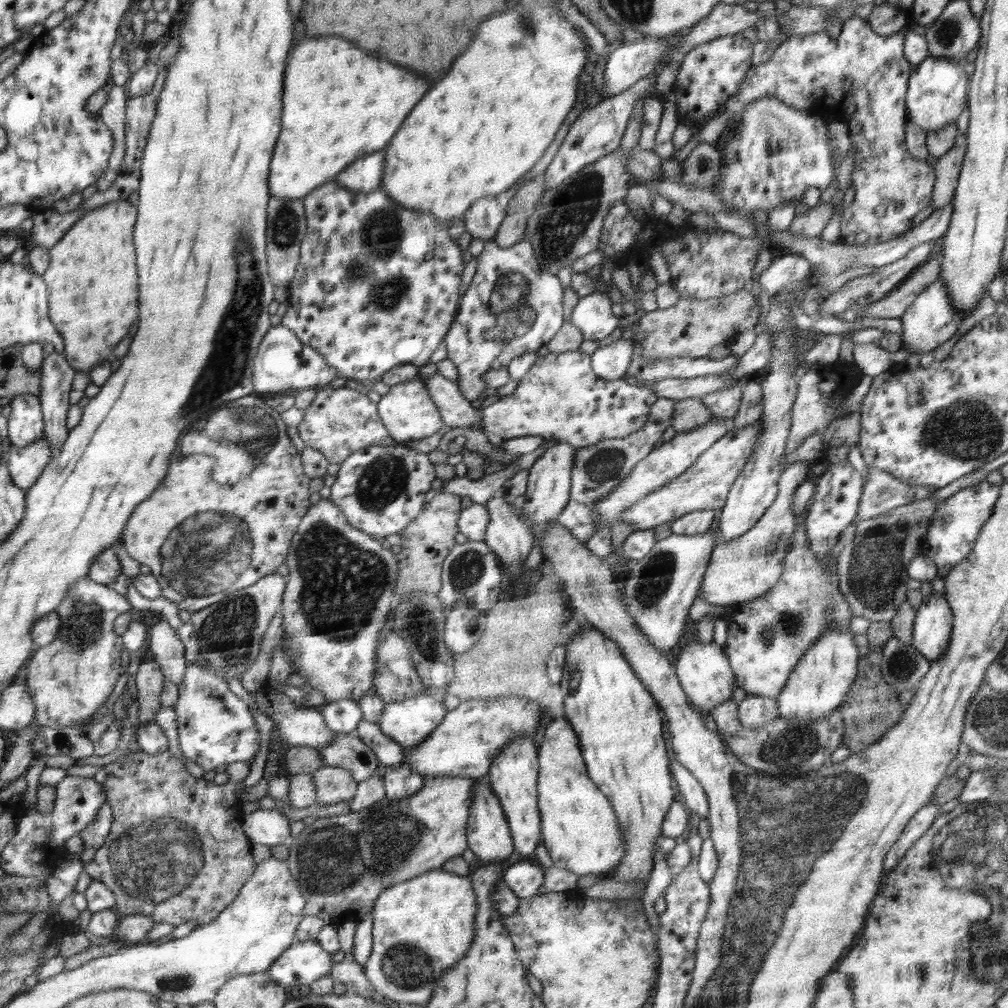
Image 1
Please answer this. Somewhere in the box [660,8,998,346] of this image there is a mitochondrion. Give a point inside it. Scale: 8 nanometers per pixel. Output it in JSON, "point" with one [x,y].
{"point":[948,35]}

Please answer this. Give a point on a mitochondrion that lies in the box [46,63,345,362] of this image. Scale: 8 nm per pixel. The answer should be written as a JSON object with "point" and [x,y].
{"point":[285,226]}

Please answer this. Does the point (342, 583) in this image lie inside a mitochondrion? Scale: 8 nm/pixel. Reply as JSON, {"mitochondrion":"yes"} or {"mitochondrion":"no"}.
{"mitochondrion":"yes"}

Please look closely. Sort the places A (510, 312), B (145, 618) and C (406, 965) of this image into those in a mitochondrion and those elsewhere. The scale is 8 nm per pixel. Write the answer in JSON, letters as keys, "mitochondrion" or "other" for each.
{"A":"mitochondrion","B":"other","C":"mitochondrion"}

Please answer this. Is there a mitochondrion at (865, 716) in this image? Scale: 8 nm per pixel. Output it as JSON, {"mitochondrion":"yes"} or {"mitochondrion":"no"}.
{"mitochondrion":"no"}

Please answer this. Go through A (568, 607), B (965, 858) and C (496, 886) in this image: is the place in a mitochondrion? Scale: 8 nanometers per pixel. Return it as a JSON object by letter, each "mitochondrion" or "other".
{"A":"other","B":"mitochondrion","C":"other"}

